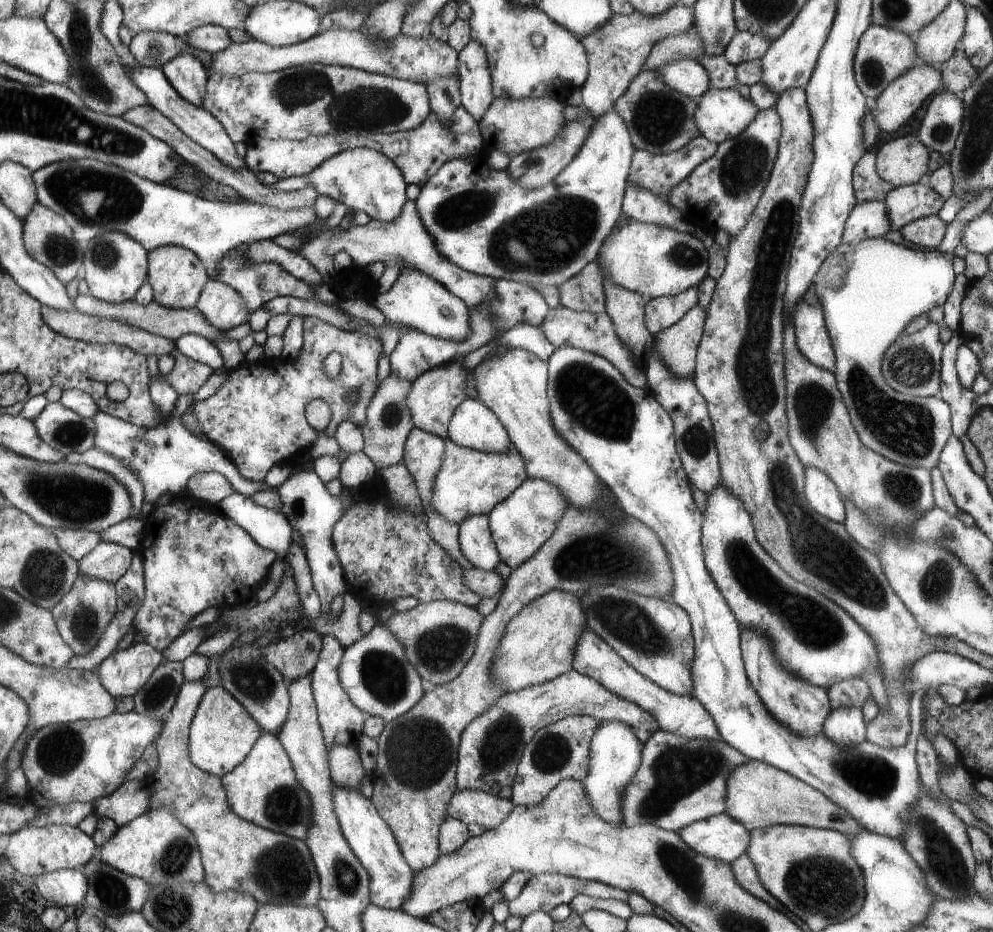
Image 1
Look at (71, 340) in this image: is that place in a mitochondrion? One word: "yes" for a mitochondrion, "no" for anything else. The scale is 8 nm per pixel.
no

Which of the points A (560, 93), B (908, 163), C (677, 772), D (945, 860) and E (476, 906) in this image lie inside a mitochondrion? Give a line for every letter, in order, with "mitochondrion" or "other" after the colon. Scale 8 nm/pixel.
A: other
B: other
C: mitochondrion
D: mitochondrion
E: other

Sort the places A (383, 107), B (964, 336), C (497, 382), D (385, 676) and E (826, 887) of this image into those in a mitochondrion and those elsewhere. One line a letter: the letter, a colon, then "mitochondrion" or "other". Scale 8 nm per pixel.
A: mitochondrion
B: other
C: other
D: mitochondrion
E: mitochondrion

